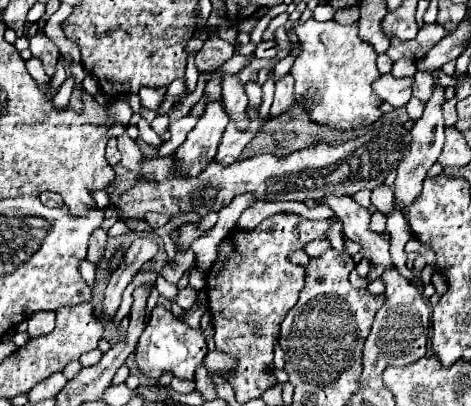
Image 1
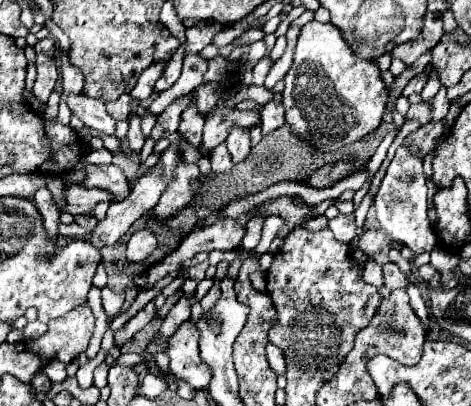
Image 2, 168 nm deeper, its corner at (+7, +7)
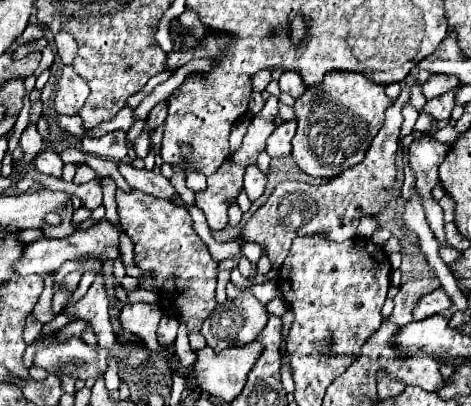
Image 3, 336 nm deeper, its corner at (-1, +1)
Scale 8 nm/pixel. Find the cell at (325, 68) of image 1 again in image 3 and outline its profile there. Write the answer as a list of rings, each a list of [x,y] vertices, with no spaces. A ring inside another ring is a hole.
[[[332,71],[318,89],[308,89],[294,103],[298,115],[298,131],[292,139],[292,157],[296,165],[310,177],[332,179],[360,163],[384,123],[384,111],[390,107],[384,87],[364,79],[362,73]]]

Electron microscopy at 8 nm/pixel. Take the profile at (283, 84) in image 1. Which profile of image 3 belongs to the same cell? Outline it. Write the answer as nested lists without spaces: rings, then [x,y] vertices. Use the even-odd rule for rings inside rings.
[[[286,121],[282,125],[276,127],[276,131],[272,133],[272,137],[268,139],[266,145],[266,153],[270,157],[286,157],[292,153],[292,137],[296,133],[296,123],[294,121]]]

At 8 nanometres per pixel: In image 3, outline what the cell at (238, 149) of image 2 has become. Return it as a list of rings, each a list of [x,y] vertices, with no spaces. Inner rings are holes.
[[[250,165],[246,169],[246,175],[244,175],[244,191],[246,191],[248,199],[256,201],[258,197],[262,197],[264,189],[266,189],[266,177],[264,177],[264,173],[256,165]]]

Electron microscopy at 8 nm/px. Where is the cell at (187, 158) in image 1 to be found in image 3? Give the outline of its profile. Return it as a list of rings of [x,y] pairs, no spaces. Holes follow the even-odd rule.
[[[106,219],[98,221],[98,225],[94,225],[96,229],[84,229],[84,231],[76,231],[70,237],[64,239],[38,239],[34,243],[28,243],[20,255],[20,259],[16,261],[14,271],[18,275],[44,275],[48,271],[58,271],[60,265],[64,261],[74,261],[74,259],[88,259],[88,257],[98,257],[98,259],[116,259],[120,255],[118,251],[118,229],[114,225],[110,225]]]

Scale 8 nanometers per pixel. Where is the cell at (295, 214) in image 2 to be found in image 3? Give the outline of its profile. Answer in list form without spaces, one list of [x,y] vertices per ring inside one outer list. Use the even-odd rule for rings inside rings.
[[[412,77],[404,79],[404,89],[386,111],[386,121],[380,129],[380,133],[374,137],[364,161],[342,175],[330,179],[324,185],[306,185],[306,183],[292,183],[284,181],[280,183],[274,193],[268,197],[266,205],[262,205],[252,219],[242,229],[244,241],[254,241],[268,249],[268,257],[272,261],[272,269],[280,269],[280,263],[284,263],[290,243],[296,237],[314,235],[322,229],[326,231],[326,237],[342,243],[346,239],[356,237],[356,227],[362,217],[370,217],[374,207],[382,203],[382,211],[392,201],[392,185],[396,183],[396,151],[398,151],[398,135],[402,125],[402,105],[410,101],[410,87],[416,81]]]

